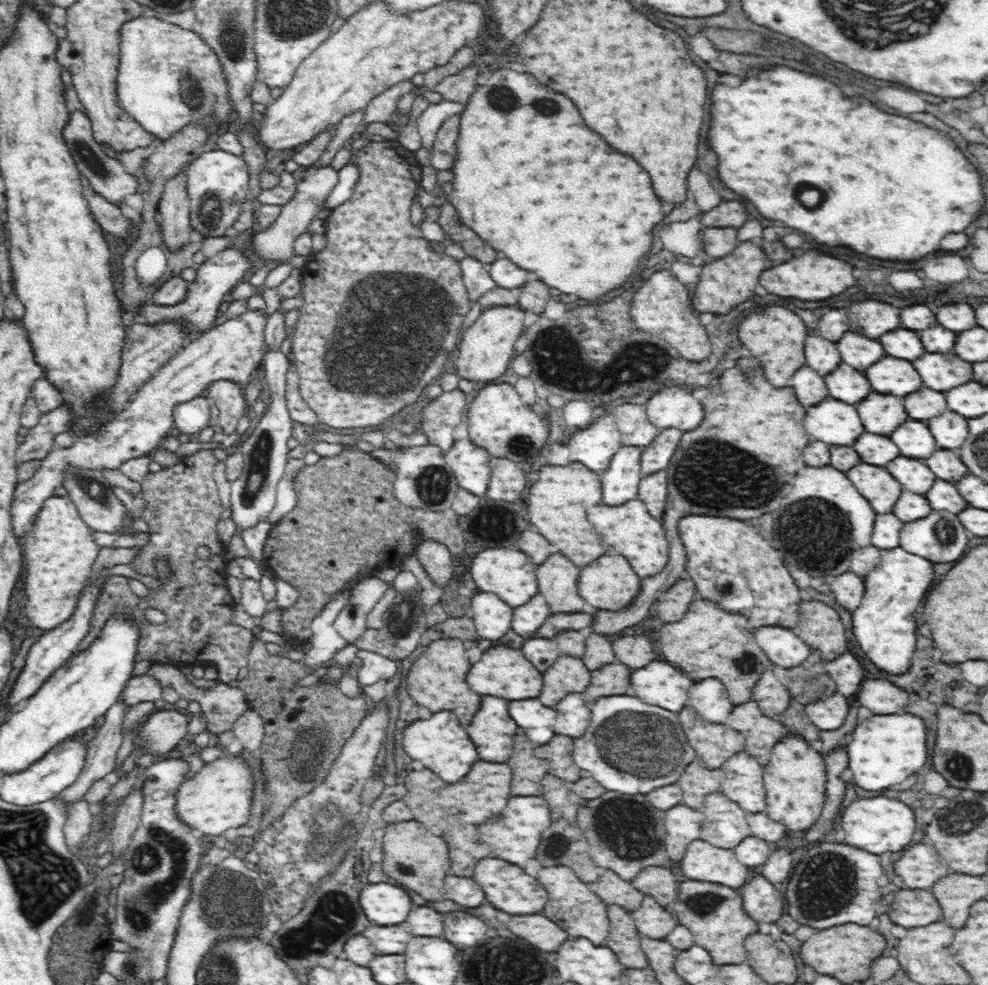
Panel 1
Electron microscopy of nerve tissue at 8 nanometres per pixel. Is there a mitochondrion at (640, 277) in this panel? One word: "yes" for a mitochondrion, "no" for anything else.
no

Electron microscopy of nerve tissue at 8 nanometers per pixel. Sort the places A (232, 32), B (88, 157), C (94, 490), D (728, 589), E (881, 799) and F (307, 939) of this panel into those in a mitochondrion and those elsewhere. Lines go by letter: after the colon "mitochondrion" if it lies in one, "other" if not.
A: mitochondrion
B: mitochondrion
C: mitochondrion
D: mitochondrion
E: other
F: mitochondrion

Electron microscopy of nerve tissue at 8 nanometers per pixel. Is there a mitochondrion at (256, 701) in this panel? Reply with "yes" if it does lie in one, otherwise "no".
no

